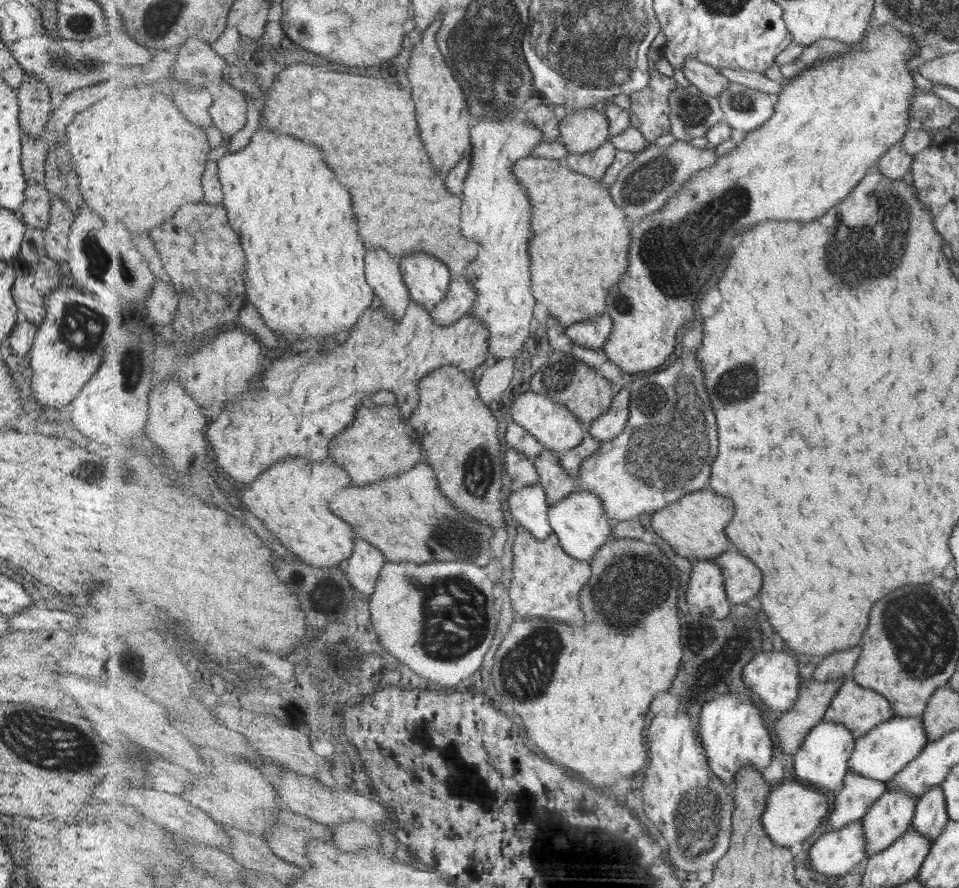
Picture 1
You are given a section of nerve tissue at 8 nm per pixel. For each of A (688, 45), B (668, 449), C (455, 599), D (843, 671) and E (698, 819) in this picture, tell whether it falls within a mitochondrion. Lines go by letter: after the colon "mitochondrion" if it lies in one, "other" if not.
A: other
B: mitochondrion
C: mitochondrion
D: other
E: mitochondrion

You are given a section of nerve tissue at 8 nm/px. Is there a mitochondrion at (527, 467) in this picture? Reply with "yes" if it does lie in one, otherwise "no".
no

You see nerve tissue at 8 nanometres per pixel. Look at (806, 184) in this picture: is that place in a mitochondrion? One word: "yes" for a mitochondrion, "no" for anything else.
no

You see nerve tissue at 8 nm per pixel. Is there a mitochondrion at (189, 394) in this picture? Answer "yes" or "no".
no

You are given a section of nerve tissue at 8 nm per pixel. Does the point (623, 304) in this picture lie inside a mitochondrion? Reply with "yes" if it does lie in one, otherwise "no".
yes

